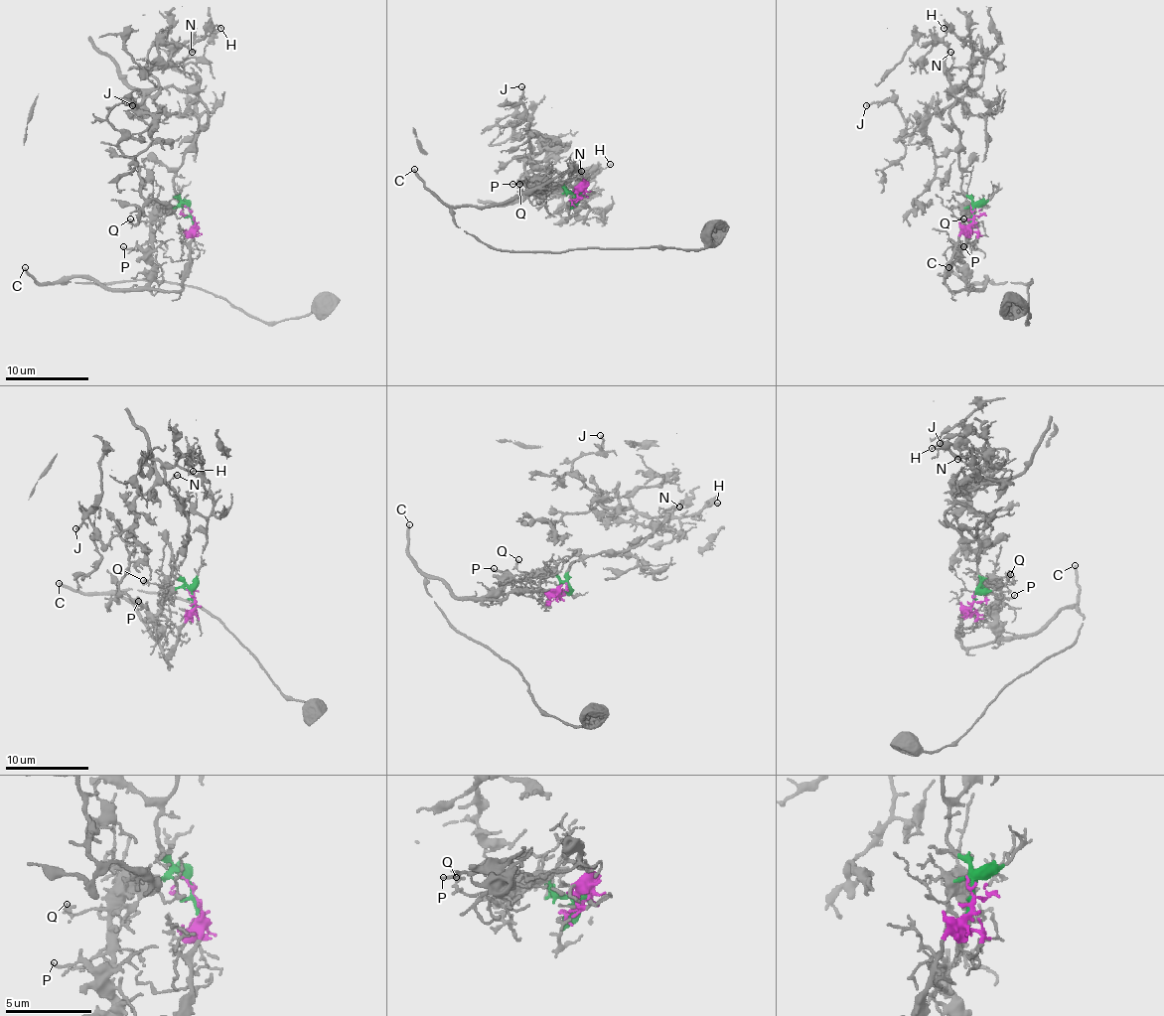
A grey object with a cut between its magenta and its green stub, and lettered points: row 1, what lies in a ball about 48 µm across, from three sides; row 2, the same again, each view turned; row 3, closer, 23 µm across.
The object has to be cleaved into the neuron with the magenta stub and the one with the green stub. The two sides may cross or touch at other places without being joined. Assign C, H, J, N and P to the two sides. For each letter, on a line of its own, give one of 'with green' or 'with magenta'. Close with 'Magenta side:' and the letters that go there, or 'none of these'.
C: with magenta
H: with green
J: with green
N: with green
P: with magenta
Magenta side: C, P

